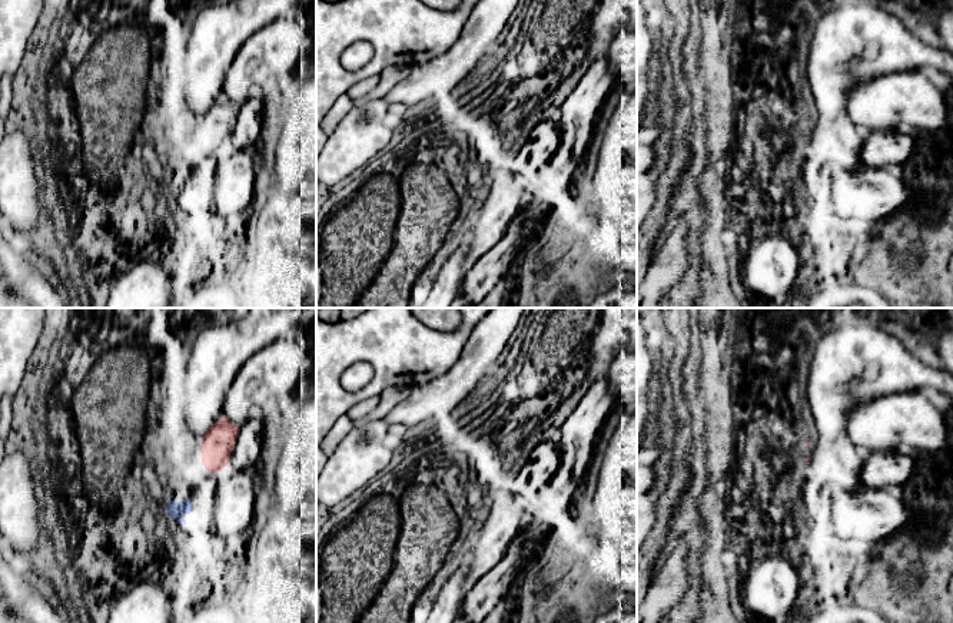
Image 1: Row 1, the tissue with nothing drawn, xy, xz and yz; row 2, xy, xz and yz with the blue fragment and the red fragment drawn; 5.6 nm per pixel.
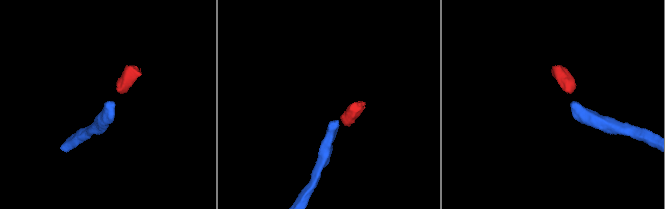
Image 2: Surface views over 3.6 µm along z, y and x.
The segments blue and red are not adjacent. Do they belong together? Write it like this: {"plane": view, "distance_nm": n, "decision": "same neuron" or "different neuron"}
{"plane": "xy", "distance_nm": 200, "decision": "different neuron"}

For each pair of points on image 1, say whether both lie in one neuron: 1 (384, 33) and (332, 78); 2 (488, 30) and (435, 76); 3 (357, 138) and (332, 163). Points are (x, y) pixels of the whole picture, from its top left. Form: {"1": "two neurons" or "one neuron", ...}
{"1": "one neuron", "2": "one neuron", "3": "one neuron"}

